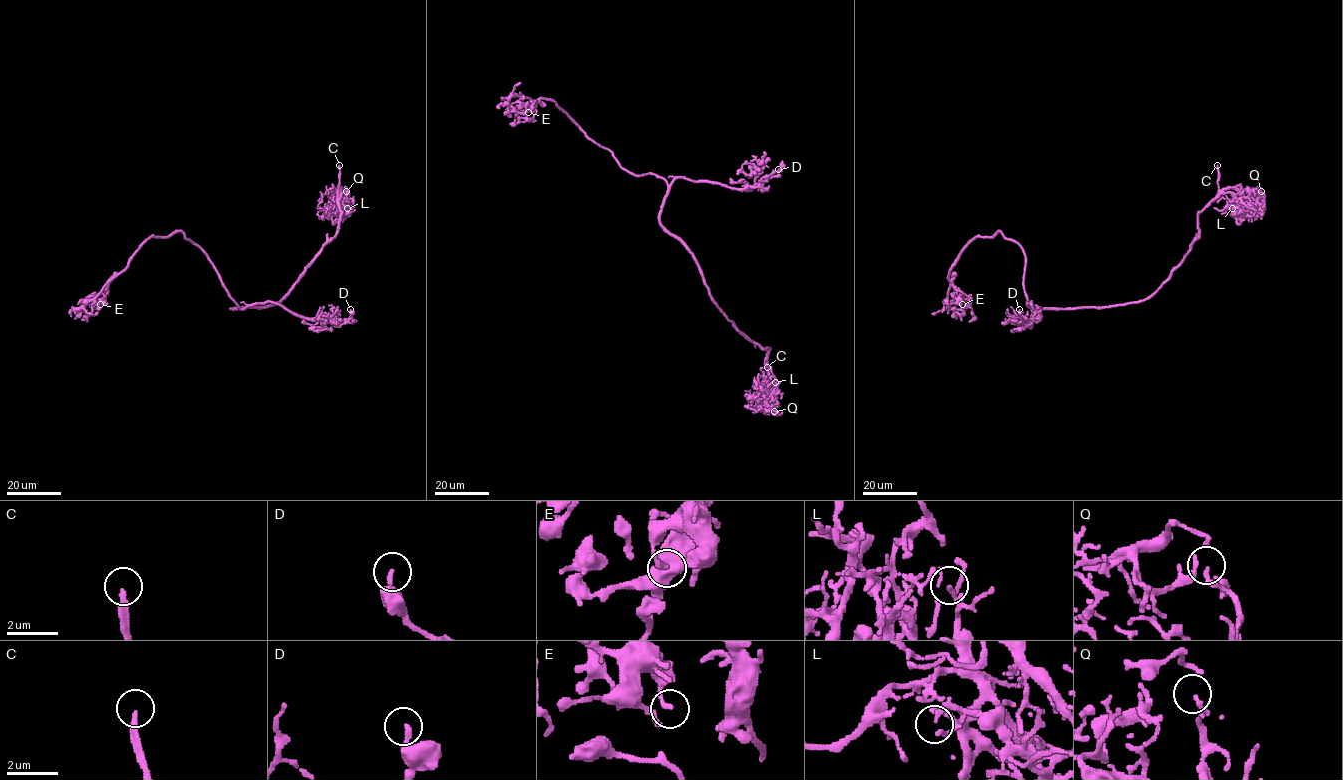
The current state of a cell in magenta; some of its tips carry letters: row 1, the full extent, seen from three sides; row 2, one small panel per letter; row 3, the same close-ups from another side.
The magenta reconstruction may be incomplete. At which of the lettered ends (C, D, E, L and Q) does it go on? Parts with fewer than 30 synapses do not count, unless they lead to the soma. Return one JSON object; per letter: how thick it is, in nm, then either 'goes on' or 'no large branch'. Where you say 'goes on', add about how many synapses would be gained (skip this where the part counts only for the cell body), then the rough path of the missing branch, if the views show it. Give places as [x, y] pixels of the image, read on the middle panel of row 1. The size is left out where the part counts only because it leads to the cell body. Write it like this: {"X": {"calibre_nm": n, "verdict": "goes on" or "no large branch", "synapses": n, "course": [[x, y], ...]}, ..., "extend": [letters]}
{"C": {"calibre_nm": 240, "verdict": "goes on", "course": [[767, 367], [764, 362], [772, 346], [770, 329], [775, 322], [769, 295]]}, "D": {"calibre_nm": 170, "verdict": "no large branch"}, "E": {"calibre_nm": 170, "verdict": "no large branch"}, "L": {"calibre_nm": 100, "verdict": "no large branch"}, "Q": {"calibre_nm": 130, "verdict": "no large branch"}, "extend": ["C"]}

